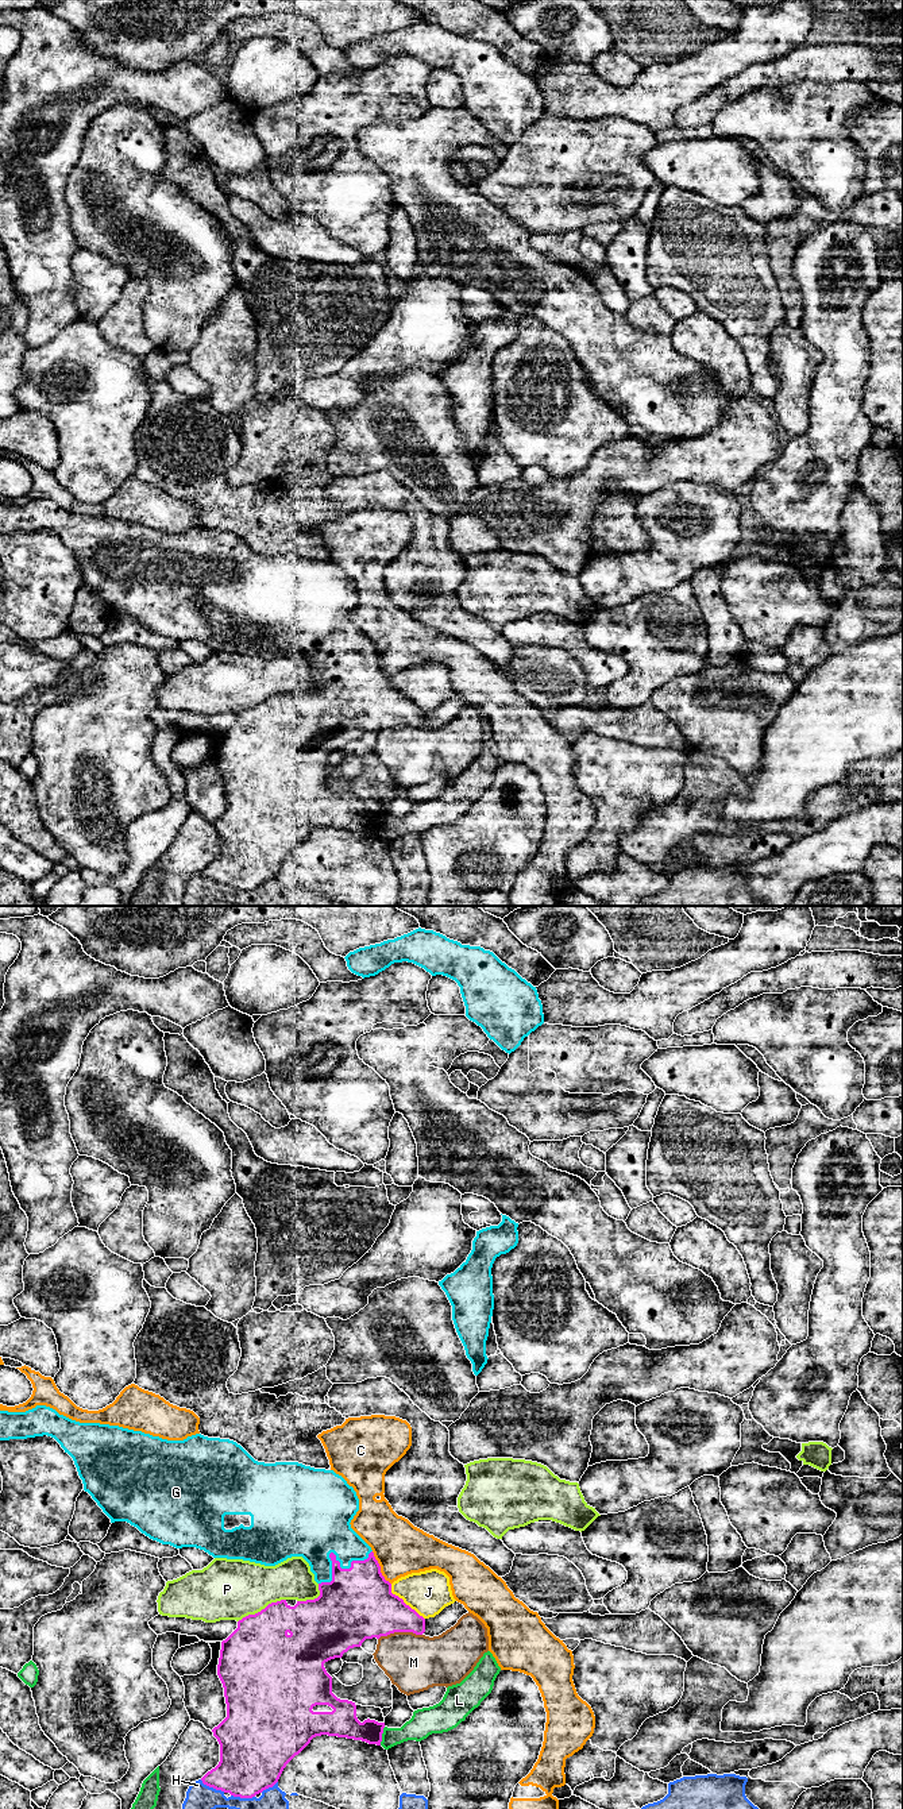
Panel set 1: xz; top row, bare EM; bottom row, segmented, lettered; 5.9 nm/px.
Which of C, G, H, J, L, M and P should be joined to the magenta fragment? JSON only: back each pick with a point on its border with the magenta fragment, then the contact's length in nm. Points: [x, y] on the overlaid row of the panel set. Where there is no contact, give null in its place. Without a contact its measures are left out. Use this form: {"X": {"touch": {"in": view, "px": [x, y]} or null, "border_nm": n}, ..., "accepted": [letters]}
{"G": {"touch": {"in": "xz", "px": [335, 1557]}, "border_nm": 380}, "accepted": ["G"]}

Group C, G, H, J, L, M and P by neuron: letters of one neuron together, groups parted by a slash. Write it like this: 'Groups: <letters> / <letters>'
Groups: C / G / H / J / L / M / P

